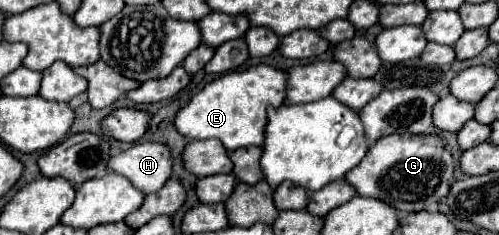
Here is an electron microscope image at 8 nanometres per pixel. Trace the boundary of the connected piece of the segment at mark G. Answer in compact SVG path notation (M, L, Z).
M401 133L375 141L367 151L367 159L363 159L355 171L349 171L345 181L351 183L351 187L355 187L357 195L361 197L379 199L401 213L413 213L435 205L449 193L453 169L455 163L451 153L449 149L443 153L443 141L439 137Z

